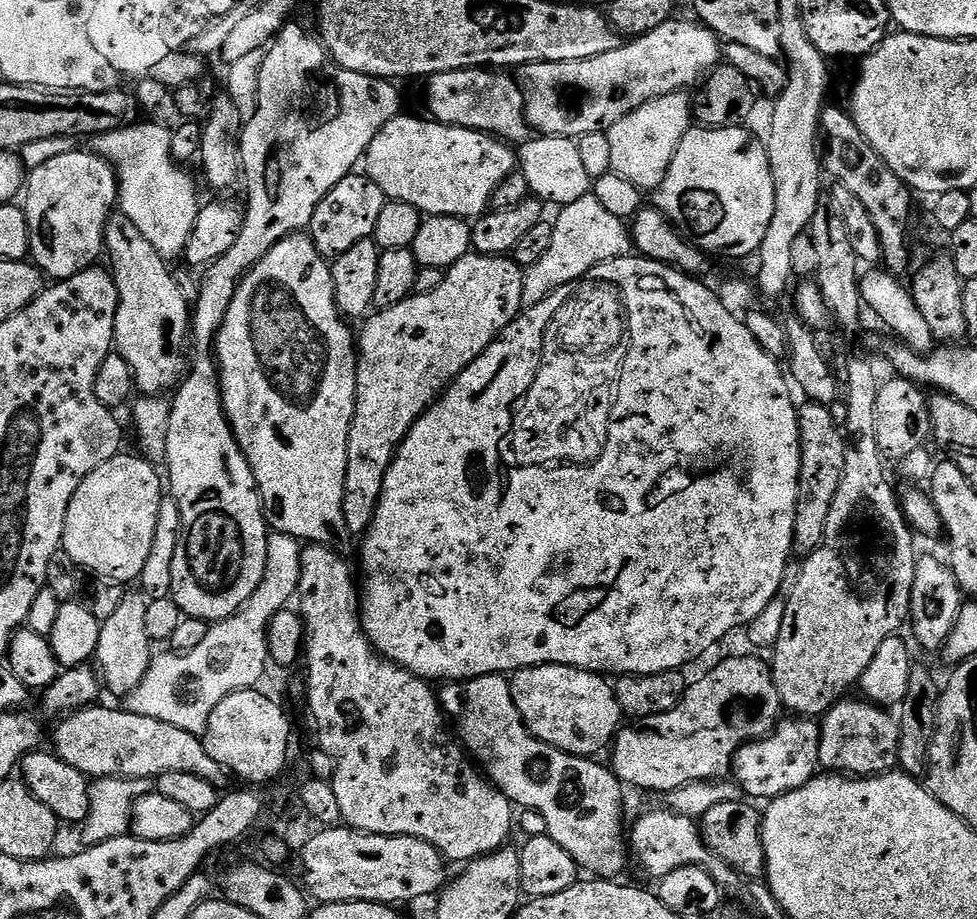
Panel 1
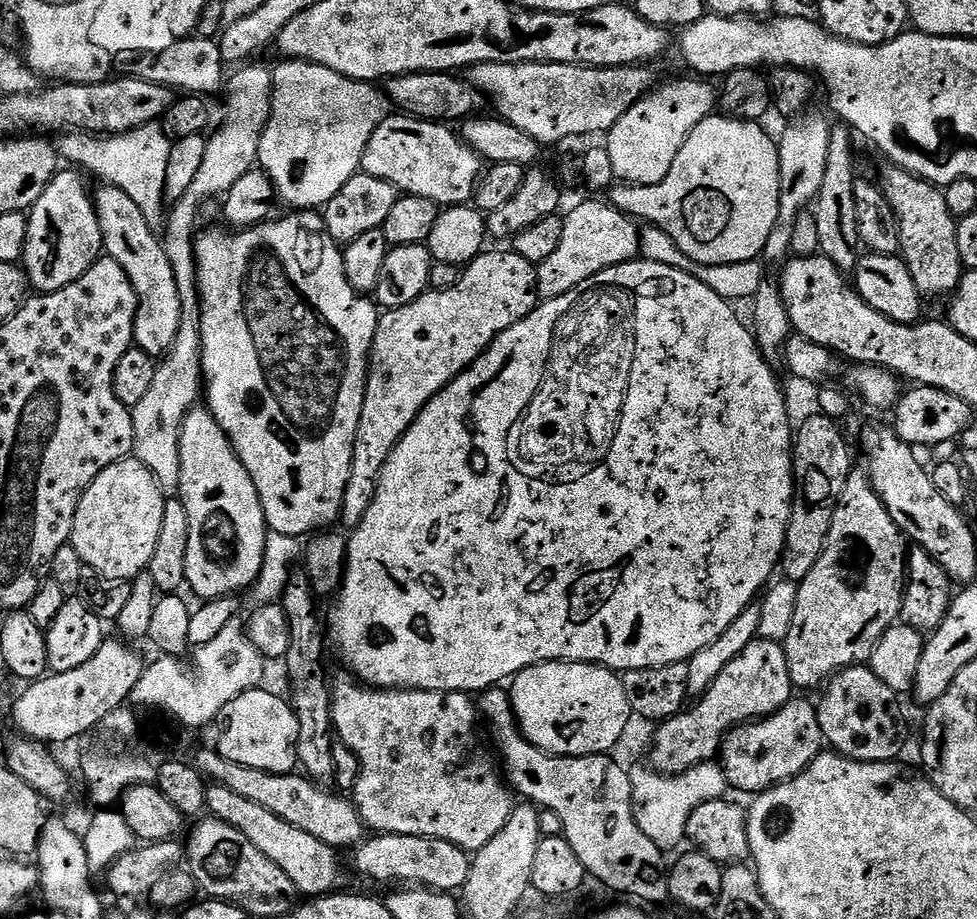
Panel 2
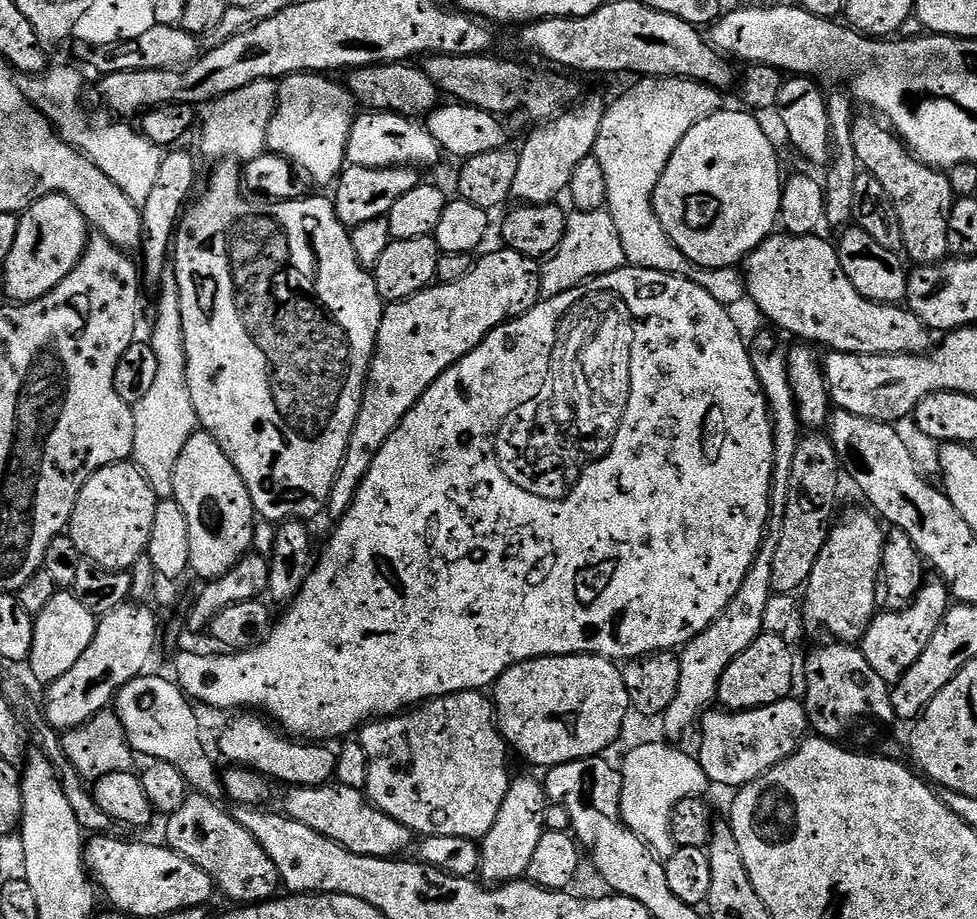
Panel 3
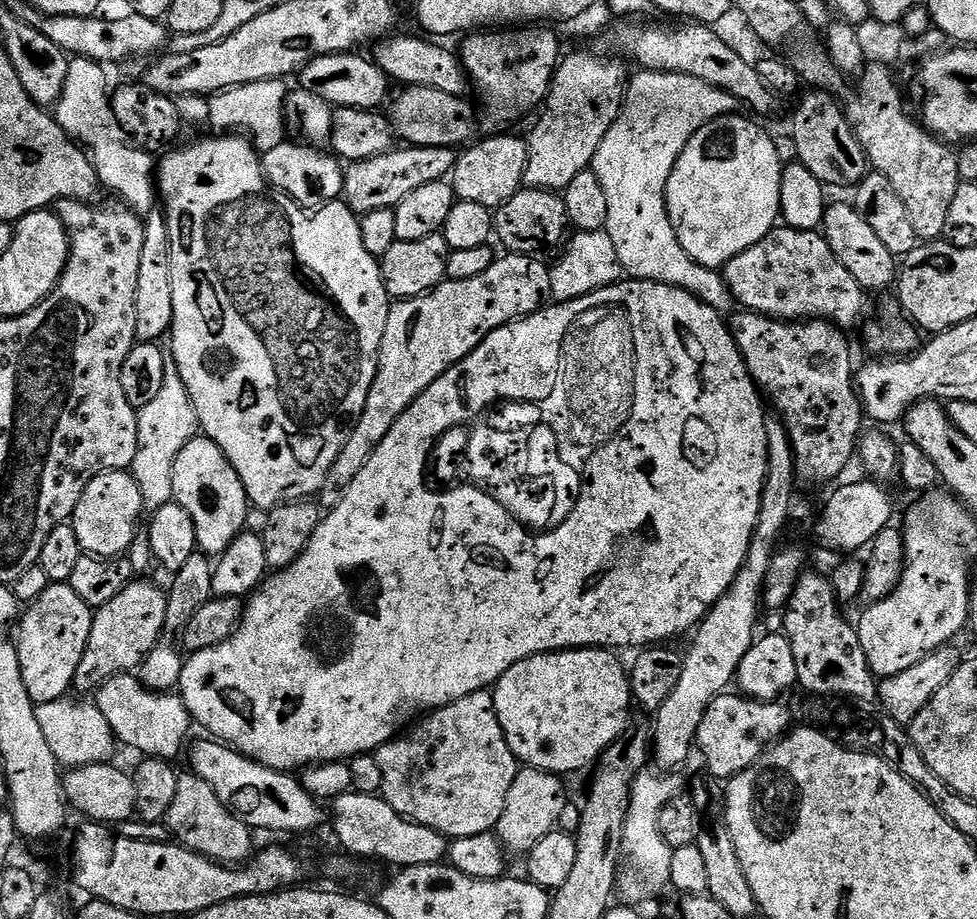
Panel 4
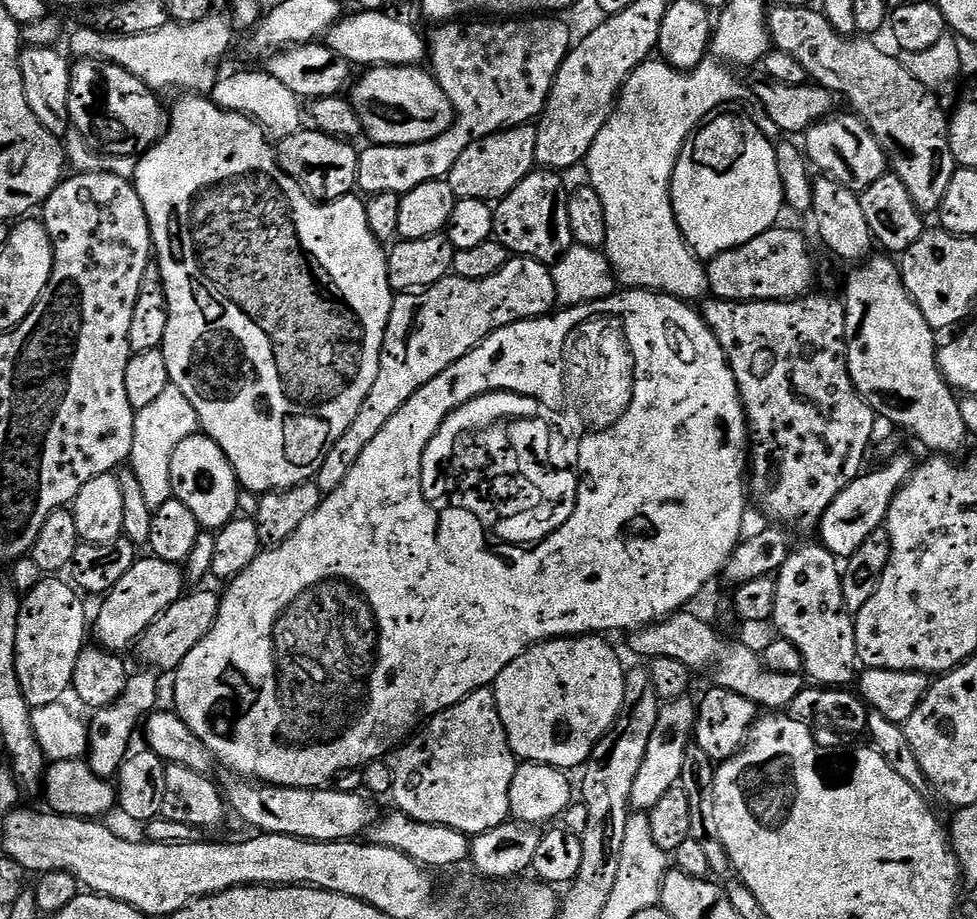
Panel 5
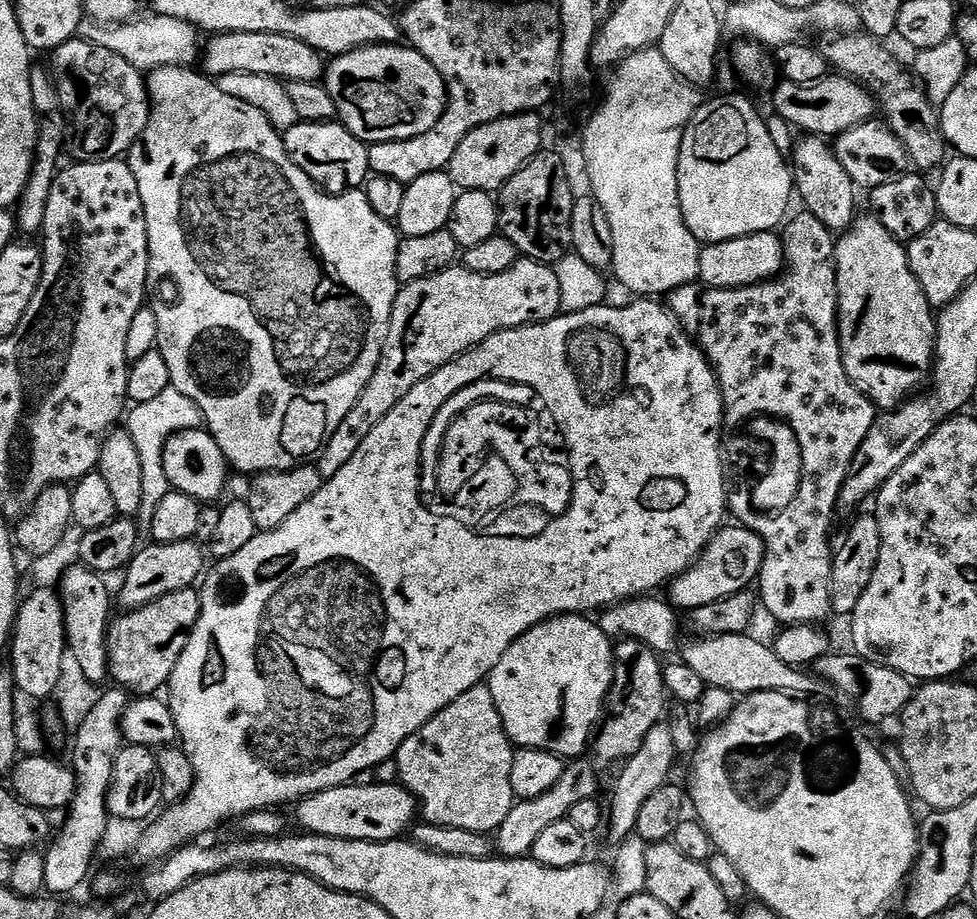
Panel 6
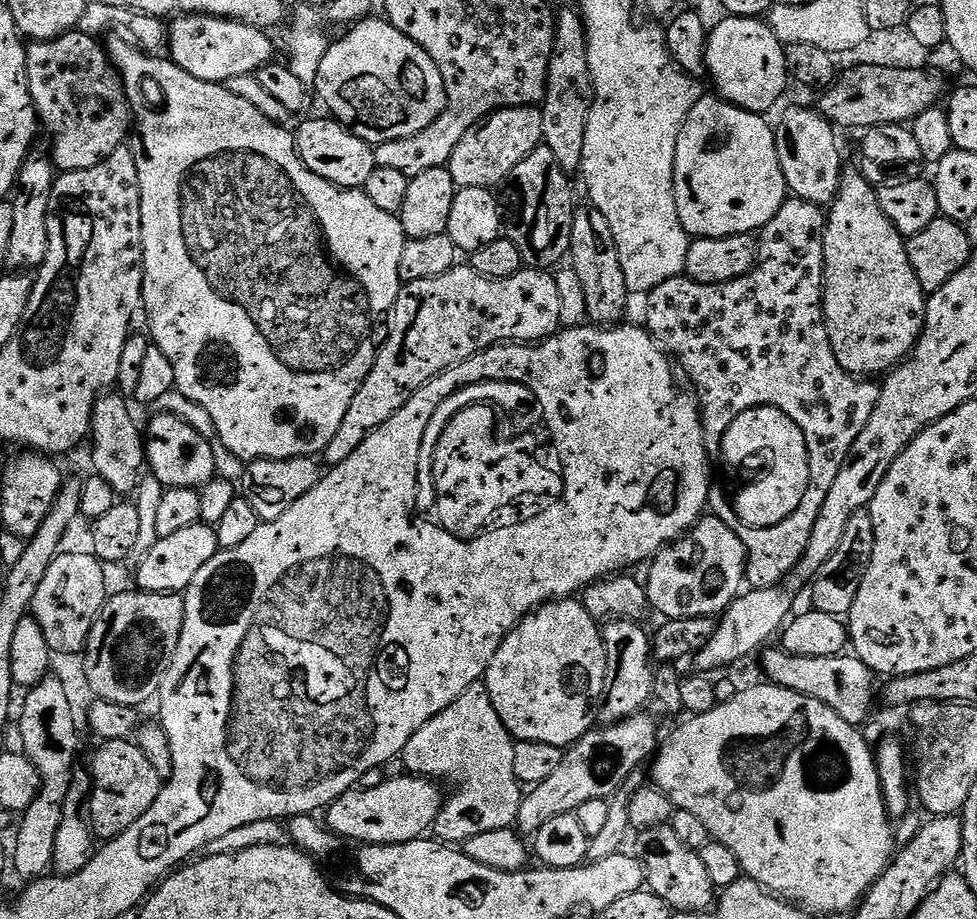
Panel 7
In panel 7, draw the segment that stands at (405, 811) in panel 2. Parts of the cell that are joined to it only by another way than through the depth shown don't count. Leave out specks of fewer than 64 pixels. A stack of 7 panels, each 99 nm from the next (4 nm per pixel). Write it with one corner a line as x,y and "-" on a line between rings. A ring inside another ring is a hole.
483,683
471,684
446,710
431,716
406,742
402,757
409,773
452,787
452,797
441,803
434,825
437,841
456,846
474,838
474,834
516,824
522,785
514,774
514,737
498,718

